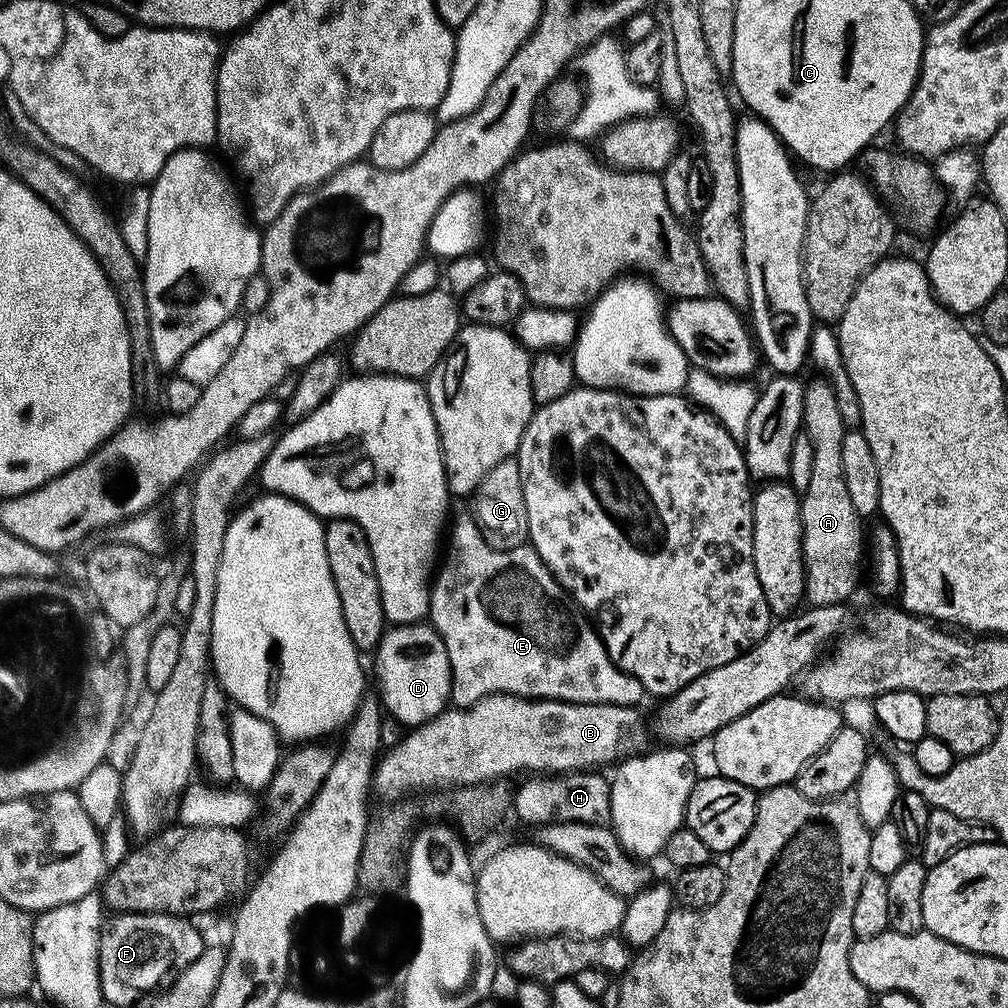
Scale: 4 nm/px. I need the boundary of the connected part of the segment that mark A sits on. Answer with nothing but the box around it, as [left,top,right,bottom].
[800,379,866,606]

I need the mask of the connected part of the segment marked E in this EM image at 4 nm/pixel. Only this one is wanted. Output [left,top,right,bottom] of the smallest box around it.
[427,514,646,708]

